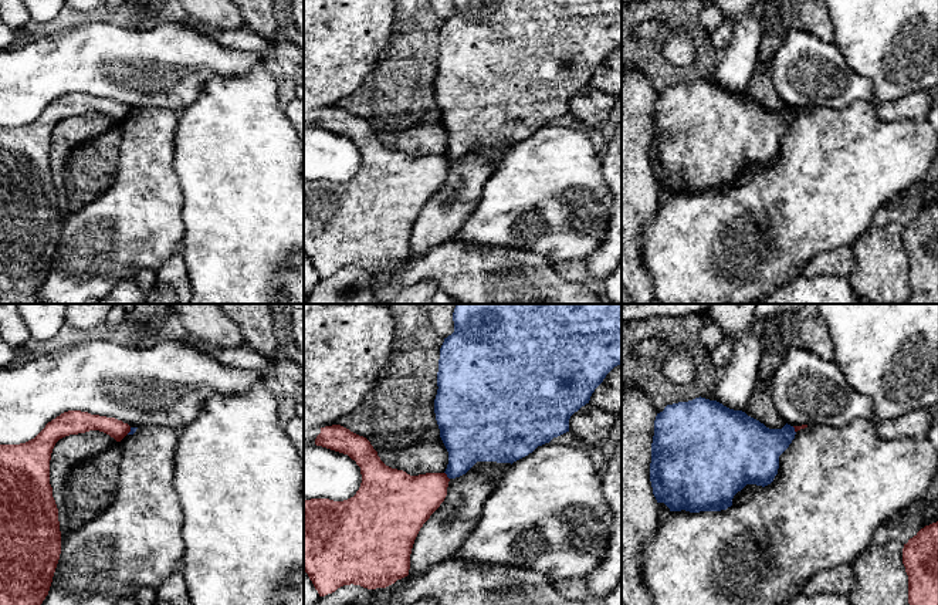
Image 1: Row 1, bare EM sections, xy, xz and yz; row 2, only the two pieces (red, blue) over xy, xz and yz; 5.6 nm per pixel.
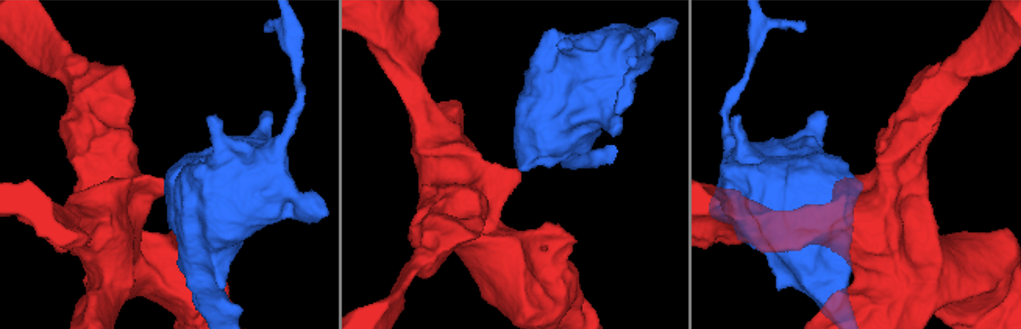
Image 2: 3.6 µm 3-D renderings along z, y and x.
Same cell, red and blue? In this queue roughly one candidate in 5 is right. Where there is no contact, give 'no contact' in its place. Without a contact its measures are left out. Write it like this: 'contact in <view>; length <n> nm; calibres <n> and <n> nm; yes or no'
contact in xz; length 50 nm; calibres 280 and 280 nm; no

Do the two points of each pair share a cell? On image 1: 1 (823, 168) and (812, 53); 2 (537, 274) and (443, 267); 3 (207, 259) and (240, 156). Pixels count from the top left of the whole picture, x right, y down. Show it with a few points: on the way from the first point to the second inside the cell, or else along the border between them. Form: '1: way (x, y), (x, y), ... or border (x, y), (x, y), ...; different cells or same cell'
1: border (850, 102), (839, 108), (808, 108); different cells
2: way (514, 277), (477, 277), (466, 271); same cell
3: way (233, 233), (240, 226), (240, 182); same cell

